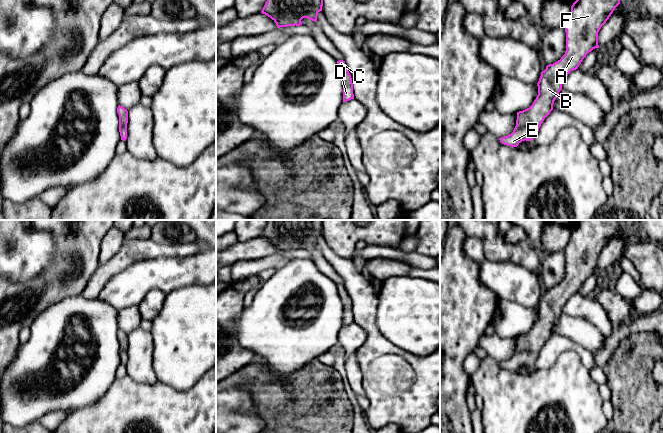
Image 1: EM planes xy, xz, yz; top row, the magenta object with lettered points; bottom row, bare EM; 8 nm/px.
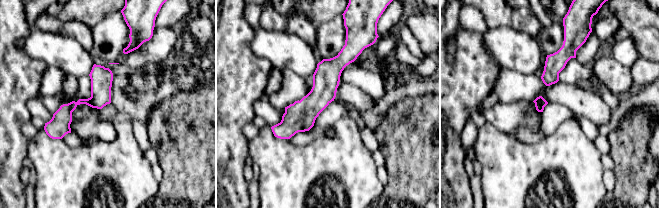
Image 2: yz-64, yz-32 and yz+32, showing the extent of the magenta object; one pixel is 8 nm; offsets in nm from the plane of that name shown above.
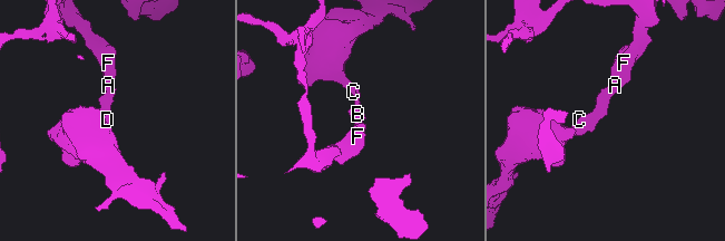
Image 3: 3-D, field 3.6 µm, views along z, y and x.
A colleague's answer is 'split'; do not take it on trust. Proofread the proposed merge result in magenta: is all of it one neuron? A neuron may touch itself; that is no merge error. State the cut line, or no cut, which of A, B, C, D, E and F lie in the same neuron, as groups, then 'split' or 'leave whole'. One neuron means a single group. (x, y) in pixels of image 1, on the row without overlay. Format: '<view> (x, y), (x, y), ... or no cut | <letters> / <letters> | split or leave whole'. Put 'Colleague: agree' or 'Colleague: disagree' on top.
Colleague: disagree
no cut | A B C D E F | leave whole

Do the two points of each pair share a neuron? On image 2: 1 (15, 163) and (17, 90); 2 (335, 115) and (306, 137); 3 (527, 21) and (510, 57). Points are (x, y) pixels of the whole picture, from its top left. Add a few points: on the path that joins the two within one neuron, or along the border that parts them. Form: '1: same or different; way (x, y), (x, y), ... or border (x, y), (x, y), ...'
1: same; way (12, 145), (12, 108)
2: same; way (328, 118), (313, 133)
3: different; border (529, 35), (537, 39)

